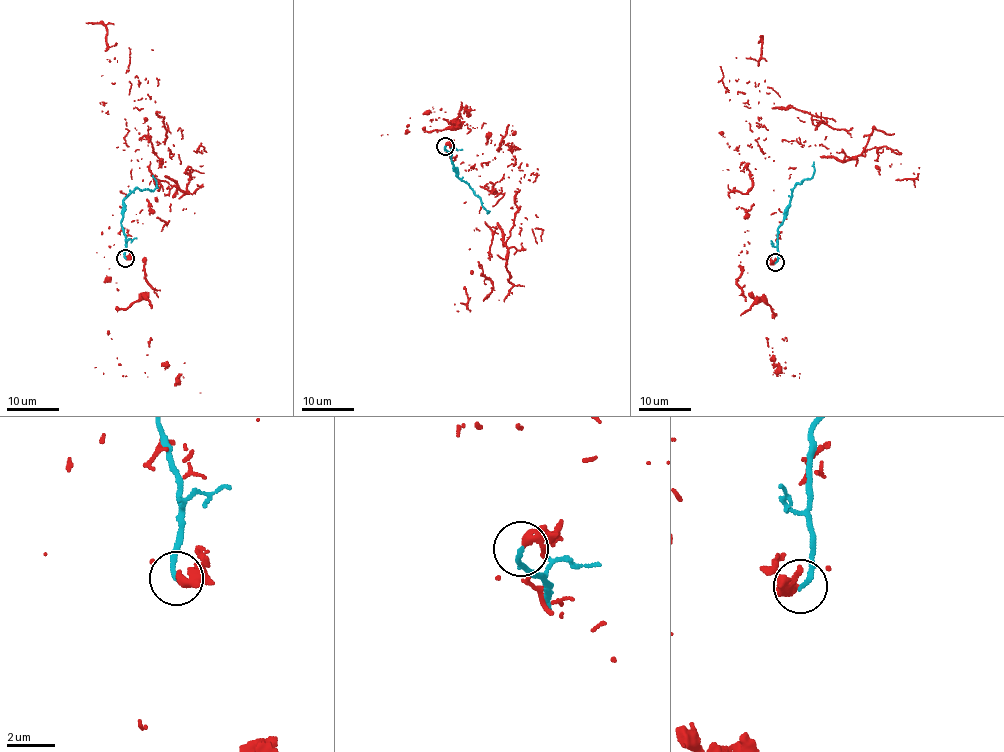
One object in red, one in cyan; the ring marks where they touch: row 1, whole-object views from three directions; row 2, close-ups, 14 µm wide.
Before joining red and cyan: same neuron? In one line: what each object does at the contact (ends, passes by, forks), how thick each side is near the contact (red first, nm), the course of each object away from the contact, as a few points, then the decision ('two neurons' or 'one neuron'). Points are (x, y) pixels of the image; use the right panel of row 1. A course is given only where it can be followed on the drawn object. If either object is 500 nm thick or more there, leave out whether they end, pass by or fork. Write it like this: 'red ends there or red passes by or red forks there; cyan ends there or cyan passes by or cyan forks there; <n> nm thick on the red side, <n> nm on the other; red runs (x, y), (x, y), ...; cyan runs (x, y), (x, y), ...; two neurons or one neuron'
red ends there; cyan ends there; 320 nm thick on the red side, 190 nm on the other; red runs (775, 262), (744, 232), (745, 165), (888, 135), (727, 91), (757, 43); cyan runs (775, 262), (778, 258), (777, 229), (797, 183), (811, 176), (814, 161); two neurons

